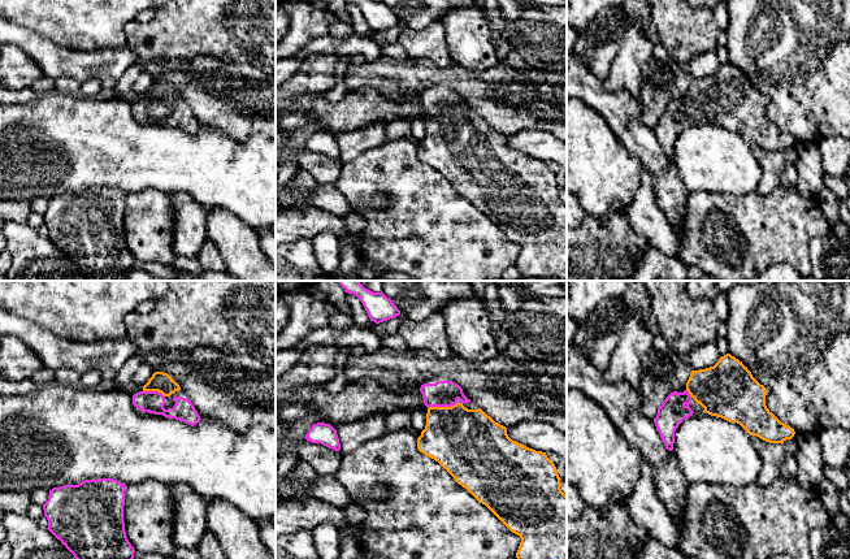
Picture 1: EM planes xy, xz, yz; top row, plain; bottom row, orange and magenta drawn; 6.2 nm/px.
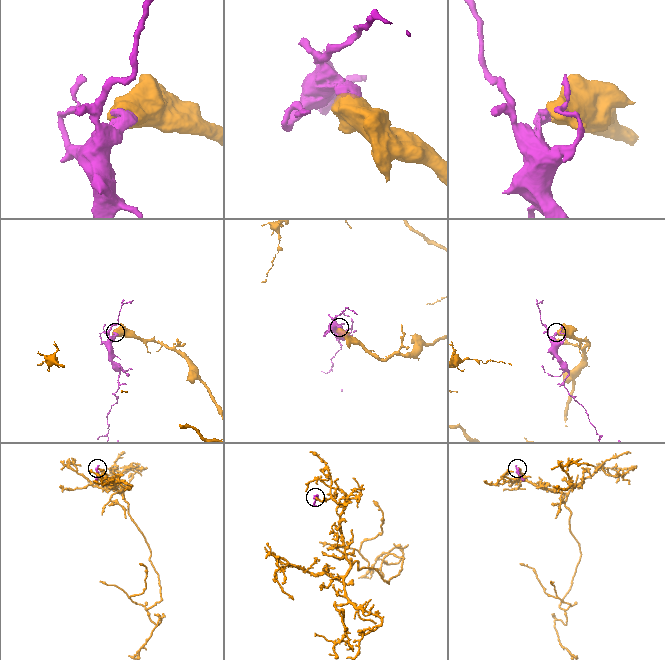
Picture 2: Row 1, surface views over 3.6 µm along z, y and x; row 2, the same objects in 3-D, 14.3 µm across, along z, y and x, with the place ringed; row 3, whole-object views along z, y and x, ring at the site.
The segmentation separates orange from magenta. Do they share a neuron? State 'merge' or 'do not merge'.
merge

